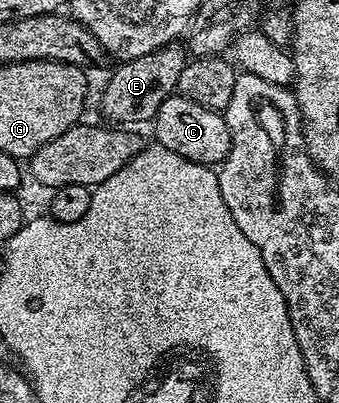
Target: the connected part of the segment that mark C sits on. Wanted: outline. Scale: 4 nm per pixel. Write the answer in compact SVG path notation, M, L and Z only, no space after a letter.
M175 92L164 100L154 116L153 126L154 141L169 148L169 152L177 152L177 156L185 156L185 160L193 160L202 166L215 168L229 156L231 137L226 117L220 111L210 110L189 100L184 94Z

